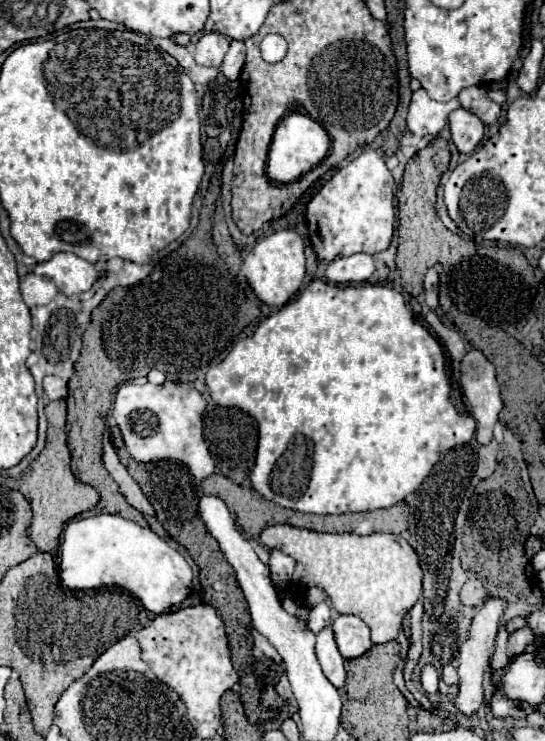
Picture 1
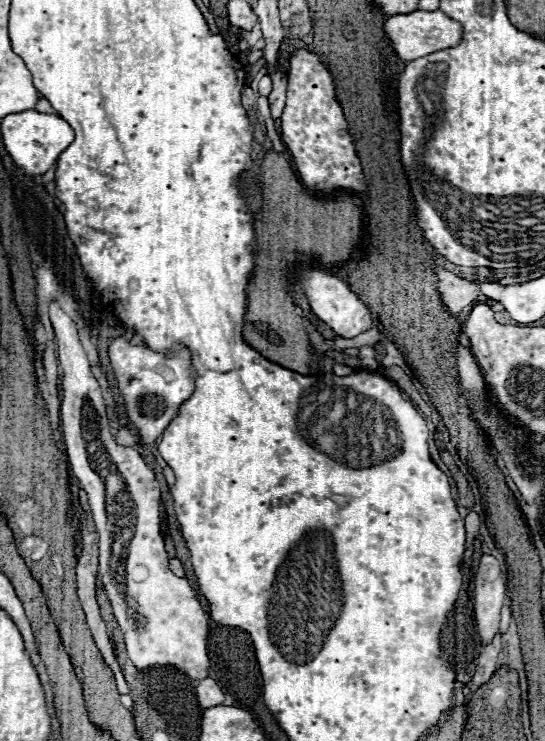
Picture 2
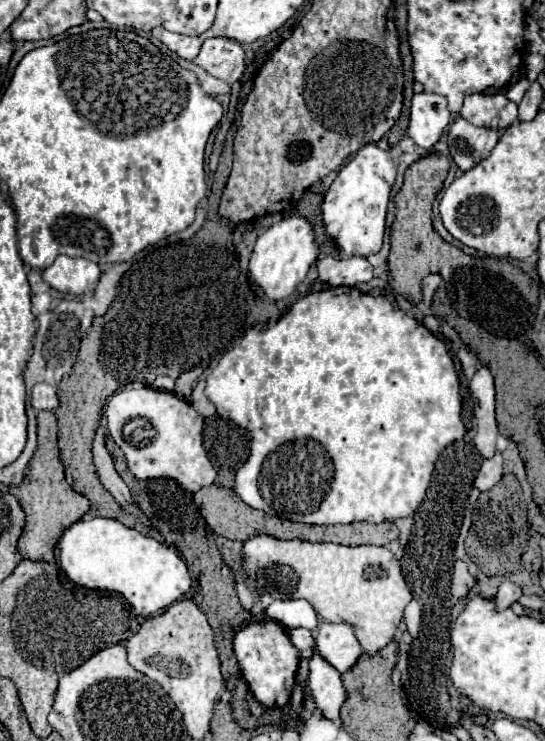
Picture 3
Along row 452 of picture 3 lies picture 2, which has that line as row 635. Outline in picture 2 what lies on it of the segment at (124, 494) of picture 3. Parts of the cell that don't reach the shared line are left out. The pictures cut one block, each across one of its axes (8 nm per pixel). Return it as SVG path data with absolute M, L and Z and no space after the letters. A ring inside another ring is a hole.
M82 502L82 508L84 508L84 514L82 514L82 544L84 544L84 550L82 550L82 556L78 560L78 566L76 566L76 574L78 574L78 596L80 596L80 602L82 602L82 608L86 612L86 622L92 630L92 638L96 640L96 646L98 650L102 652L104 662L112 668L116 685L120 694L128 694L128 686L126 686L126 680L124 680L124 674L120 670L120 664L116 660L116 654L114 654L114 644L110 642L108 638L108 632L106 632L106 624L104 620L100 618L100 610L98 610L98 602L96 602L96 572L98 572L98 534L96 534L96 528L94 528L94 522L92 522L92 516L88 512L88 506Z

